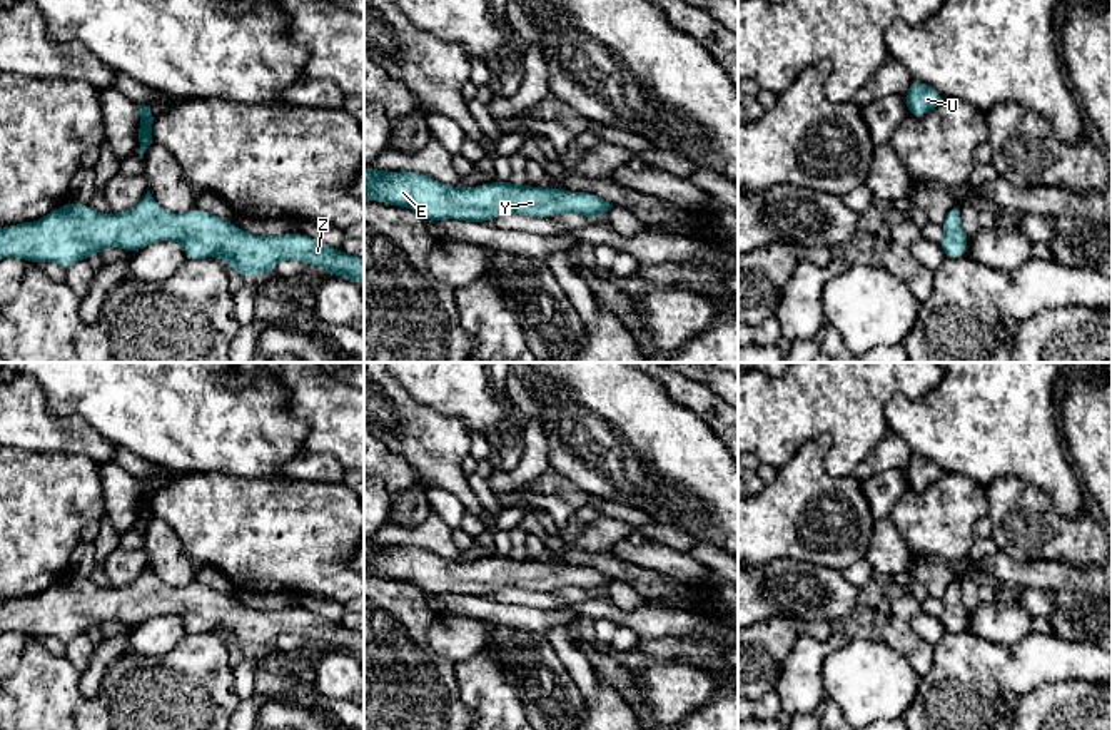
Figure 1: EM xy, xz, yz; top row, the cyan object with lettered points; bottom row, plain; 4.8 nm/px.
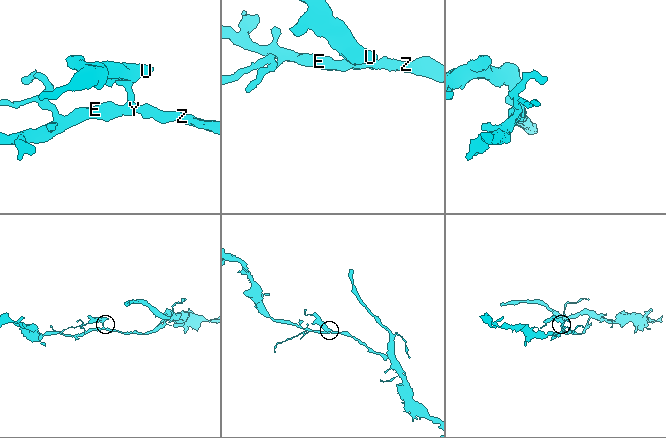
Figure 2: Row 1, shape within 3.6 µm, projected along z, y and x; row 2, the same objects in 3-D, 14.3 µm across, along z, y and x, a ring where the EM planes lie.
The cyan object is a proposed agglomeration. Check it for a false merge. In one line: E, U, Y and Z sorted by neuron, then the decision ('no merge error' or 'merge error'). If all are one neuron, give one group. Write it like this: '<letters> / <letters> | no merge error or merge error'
E U Y Z | no merge error

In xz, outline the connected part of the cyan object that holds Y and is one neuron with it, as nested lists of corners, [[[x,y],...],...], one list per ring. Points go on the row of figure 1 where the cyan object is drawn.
[[[366,167],[364,199],[411,207],[431,222],[456,219],[484,224],[508,212],[528,217],[573,212],[599,221],[613,207],[593,192],[518,185],[511,180],[462,189],[412,170],[386,172]]]

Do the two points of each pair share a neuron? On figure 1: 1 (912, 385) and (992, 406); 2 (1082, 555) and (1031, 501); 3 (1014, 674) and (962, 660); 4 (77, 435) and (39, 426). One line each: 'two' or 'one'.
1: two
2: one
3: one
4: one

